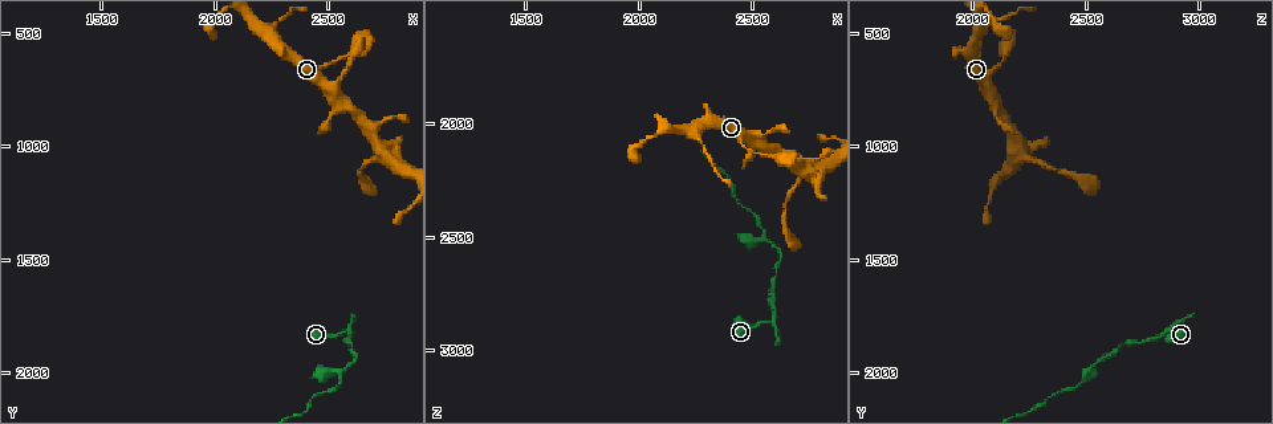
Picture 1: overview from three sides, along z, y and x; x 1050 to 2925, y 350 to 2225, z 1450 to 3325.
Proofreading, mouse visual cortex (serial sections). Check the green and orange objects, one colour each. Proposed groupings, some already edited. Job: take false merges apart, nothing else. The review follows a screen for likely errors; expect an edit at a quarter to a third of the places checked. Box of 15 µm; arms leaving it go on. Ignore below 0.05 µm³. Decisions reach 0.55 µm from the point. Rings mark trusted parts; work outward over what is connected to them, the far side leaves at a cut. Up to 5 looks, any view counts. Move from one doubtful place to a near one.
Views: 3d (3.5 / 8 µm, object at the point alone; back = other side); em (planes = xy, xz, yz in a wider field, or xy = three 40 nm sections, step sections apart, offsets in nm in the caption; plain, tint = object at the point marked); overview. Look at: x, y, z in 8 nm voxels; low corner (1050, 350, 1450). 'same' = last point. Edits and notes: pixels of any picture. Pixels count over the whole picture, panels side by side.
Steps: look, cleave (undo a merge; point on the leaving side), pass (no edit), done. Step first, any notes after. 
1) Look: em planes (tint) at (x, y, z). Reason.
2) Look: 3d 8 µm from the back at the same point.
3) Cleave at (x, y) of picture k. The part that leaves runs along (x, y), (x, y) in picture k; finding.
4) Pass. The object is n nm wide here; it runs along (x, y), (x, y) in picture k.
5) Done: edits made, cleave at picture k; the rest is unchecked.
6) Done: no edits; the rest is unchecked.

Look: 3d 8 µm from the back at (2600, 1820, 2850).

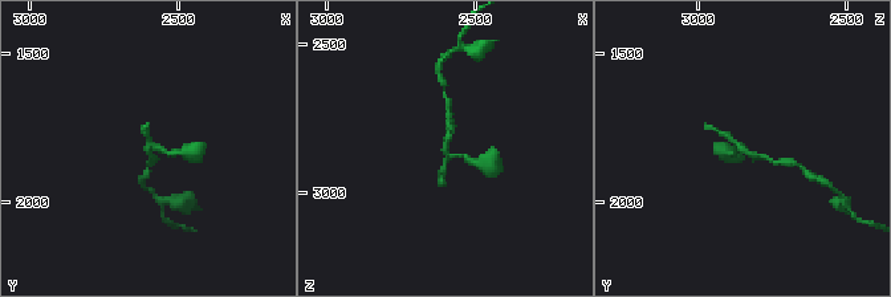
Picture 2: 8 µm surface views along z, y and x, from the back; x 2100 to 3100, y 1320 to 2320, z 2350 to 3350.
Look: 3d 3.5 µm at (2590, 1820, 2860). Closer look.

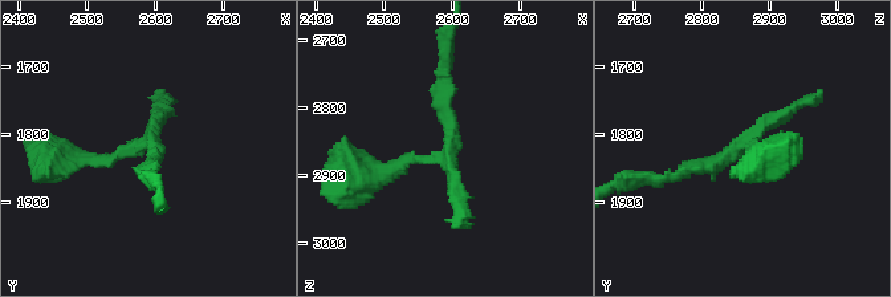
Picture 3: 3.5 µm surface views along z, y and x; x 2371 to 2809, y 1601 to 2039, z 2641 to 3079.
Look: em xy step 1 (tint) at (2600, 1825, 2850).

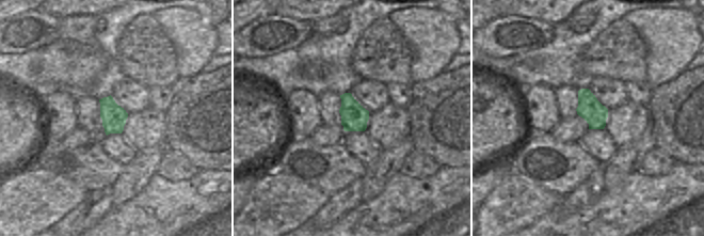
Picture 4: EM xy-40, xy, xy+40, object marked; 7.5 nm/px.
Pass. The object is 200 nm wide here; it runs along (375, 174), (452, 143), (444, 65) in picture 3; all the same cell.

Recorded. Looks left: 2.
Look: 3d 3.5 µm at (2540, 2010, 2510). Sudden change in width.

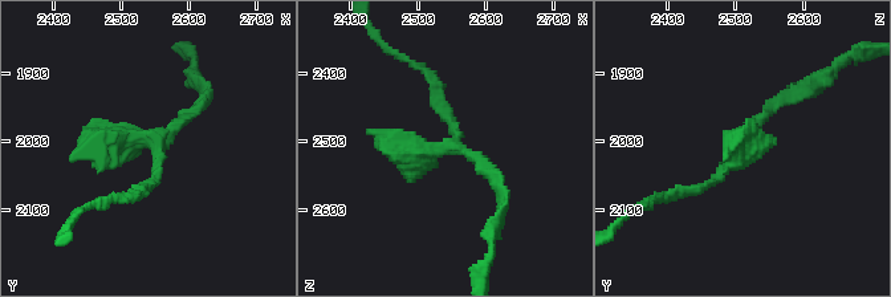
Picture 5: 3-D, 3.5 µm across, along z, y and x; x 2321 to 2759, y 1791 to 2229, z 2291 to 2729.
Look: em xy step 5 (tint) at (2550, 1995, 2510). 3 arms meet here; the arms are 150, 150, 350 nm wide; shape alone is not enough.

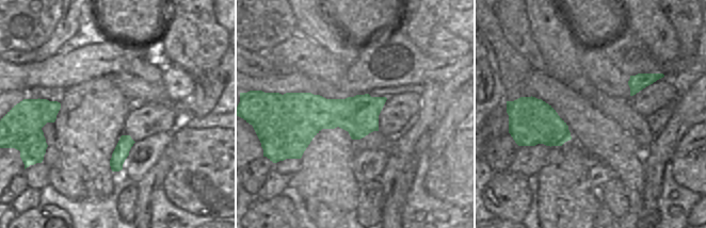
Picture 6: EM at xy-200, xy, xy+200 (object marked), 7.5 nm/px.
Pass. It runs along (503, 200), (458, 146), (377, 133) in picture 5; continuous, no second cell.

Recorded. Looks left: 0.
Done: no edits; the rest is unchecked.

